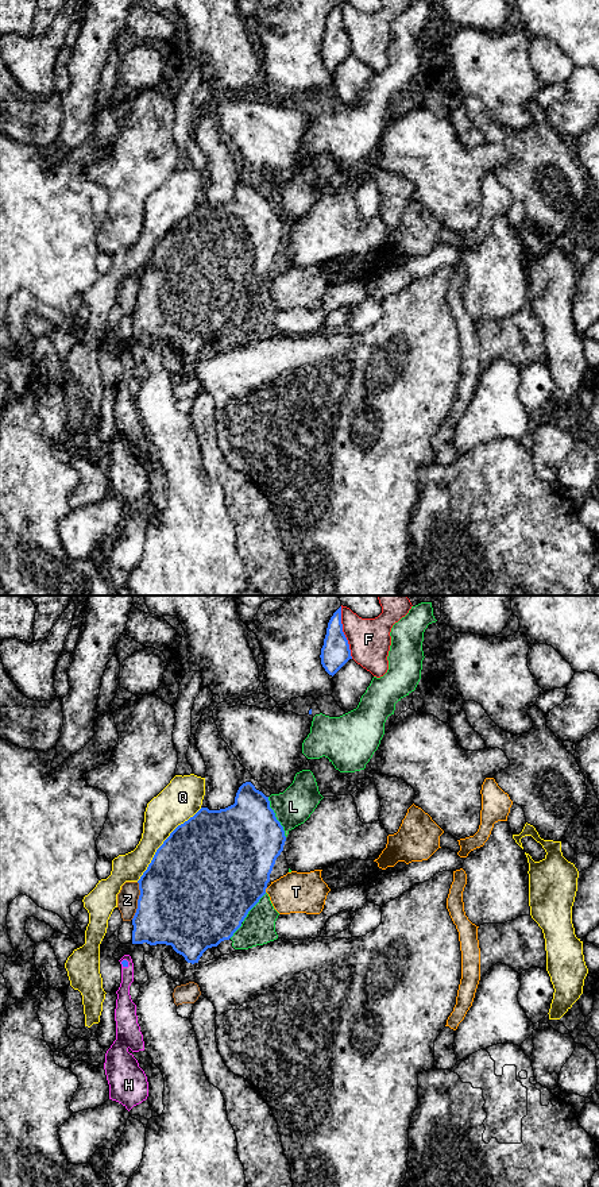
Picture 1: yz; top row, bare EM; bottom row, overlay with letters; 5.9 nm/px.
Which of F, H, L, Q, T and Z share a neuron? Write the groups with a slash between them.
F Q / H / L / T / Z

